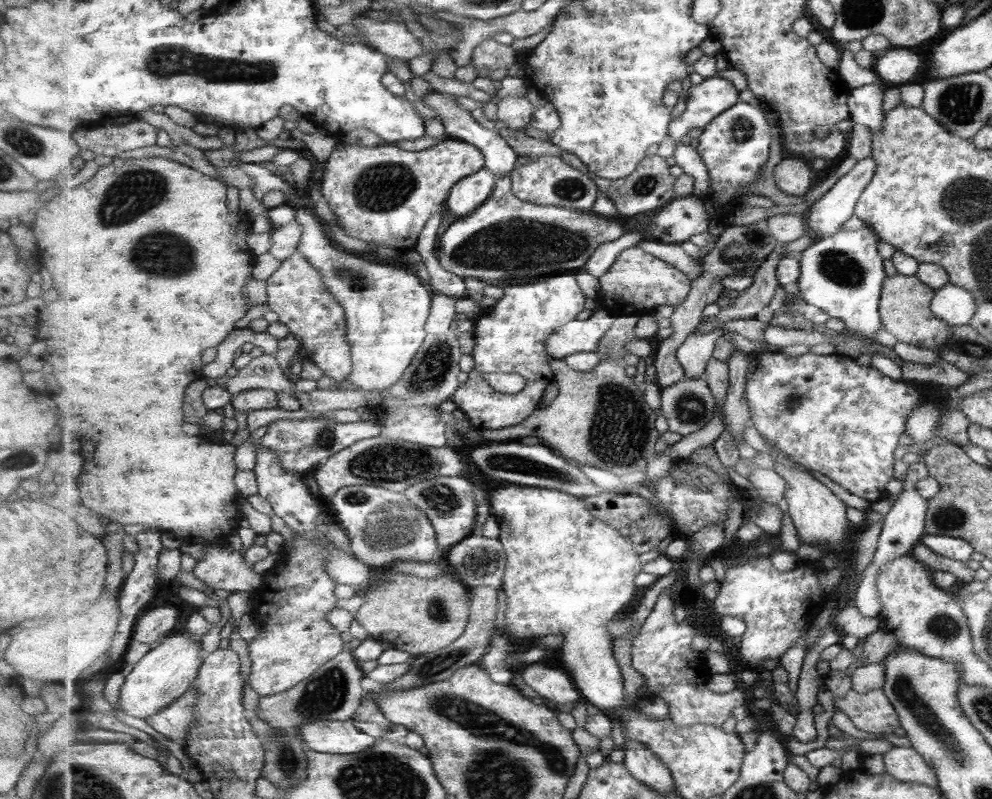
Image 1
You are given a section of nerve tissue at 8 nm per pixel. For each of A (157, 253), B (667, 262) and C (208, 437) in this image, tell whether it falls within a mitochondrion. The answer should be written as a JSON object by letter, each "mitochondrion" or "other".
{"A":"mitochondrion","B":"other","C":"other"}

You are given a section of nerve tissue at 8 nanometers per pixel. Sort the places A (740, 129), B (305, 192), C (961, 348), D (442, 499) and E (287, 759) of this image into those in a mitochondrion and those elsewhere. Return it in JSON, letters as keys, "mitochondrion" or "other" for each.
{"A":"mitochondrion","B":"other","C":"mitochondrion","D":"mitochondrion","E":"mitochondrion"}

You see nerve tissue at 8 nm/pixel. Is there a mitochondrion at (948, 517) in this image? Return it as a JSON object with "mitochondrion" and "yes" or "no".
{"mitochondrion":"yes"}

